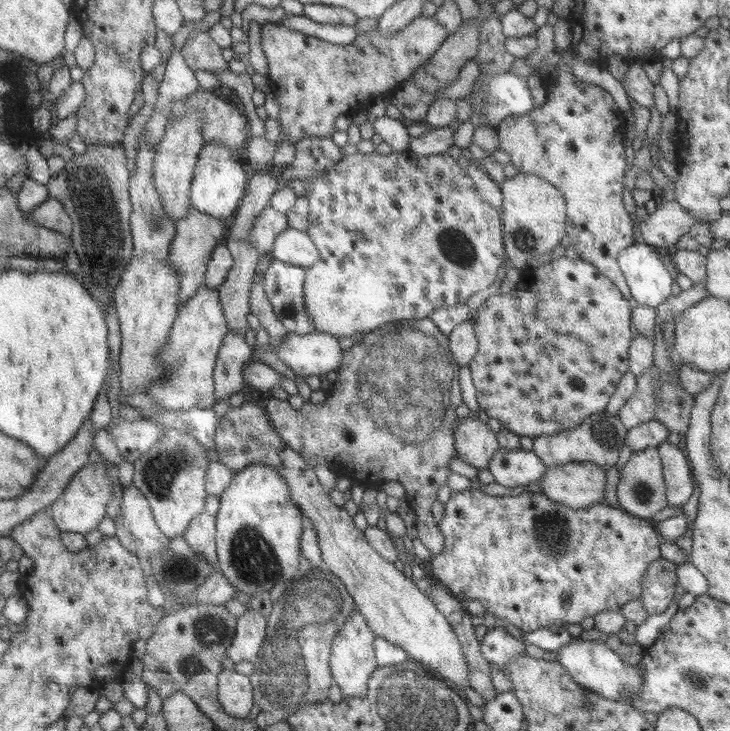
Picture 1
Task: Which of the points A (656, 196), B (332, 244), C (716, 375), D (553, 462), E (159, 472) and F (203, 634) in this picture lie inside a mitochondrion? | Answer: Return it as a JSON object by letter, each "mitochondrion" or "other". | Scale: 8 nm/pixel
{"A":"other","B":"other","C":"other","D":"other","E":"mitochondrion","F":"mitochondrion"}

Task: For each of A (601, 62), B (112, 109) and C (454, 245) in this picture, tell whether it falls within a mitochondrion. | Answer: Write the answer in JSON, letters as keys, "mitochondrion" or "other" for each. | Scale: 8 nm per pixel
{"A":"other","B":"other","C":"mitochondrion"}

